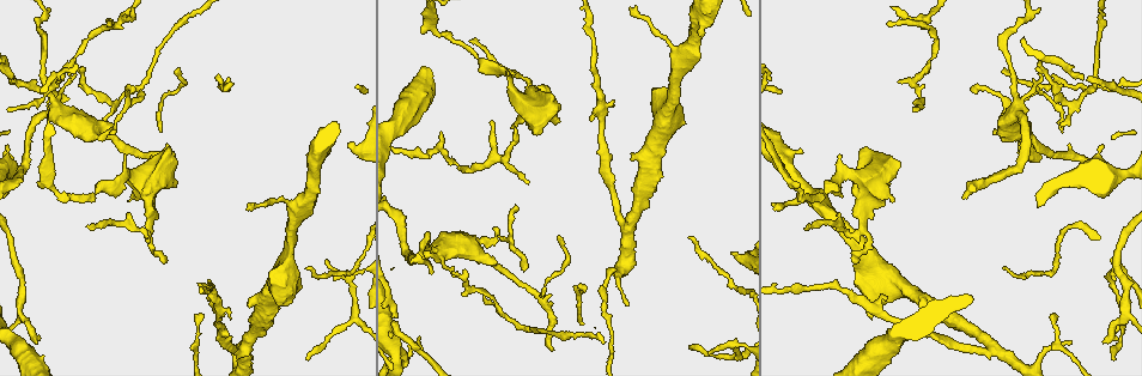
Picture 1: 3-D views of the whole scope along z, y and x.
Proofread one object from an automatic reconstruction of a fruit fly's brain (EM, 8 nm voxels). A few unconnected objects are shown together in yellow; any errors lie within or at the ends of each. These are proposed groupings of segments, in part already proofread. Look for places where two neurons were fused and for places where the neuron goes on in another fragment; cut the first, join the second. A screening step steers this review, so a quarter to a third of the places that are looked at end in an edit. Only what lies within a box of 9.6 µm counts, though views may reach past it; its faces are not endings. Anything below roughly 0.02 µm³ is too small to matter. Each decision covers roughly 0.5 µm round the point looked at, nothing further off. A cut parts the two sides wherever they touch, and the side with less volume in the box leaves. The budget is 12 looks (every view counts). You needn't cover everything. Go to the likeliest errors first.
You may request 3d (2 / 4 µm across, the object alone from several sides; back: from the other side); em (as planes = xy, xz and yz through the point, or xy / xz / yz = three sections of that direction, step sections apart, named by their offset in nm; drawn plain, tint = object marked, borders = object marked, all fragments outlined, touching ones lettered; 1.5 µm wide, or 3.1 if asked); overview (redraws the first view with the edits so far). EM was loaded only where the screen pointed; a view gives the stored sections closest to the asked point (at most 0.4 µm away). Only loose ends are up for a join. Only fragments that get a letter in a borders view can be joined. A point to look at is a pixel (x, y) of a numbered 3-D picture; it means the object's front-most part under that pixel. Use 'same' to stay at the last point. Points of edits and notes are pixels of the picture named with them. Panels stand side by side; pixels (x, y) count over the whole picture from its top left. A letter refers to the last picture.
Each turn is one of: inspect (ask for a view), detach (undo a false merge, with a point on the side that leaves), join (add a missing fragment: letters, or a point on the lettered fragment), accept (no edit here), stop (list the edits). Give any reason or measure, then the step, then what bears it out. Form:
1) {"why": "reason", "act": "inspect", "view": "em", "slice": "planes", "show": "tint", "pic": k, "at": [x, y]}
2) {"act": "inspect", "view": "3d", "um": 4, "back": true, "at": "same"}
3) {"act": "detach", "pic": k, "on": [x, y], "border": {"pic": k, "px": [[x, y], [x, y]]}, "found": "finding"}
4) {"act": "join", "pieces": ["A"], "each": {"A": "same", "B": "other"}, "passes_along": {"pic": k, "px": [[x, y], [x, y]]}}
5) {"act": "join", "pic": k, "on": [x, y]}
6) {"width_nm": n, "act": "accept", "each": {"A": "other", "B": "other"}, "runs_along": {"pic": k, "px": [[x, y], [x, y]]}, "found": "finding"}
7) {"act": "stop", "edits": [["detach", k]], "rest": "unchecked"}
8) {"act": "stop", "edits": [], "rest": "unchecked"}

{"why": "an open end", "act": "inspect", "view": "3d", "um": 4, "pic": 1, "at": [420, 337]}

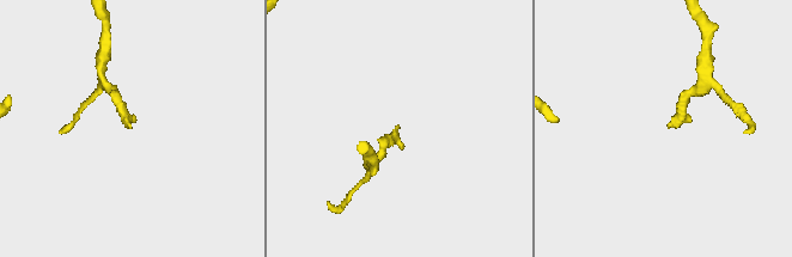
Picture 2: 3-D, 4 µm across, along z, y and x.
{"why": "need the tissue", "act": "inspect", "view": "em", "slice": "planes", "show": "borders", "pic": 2, "at": [398, 124]}

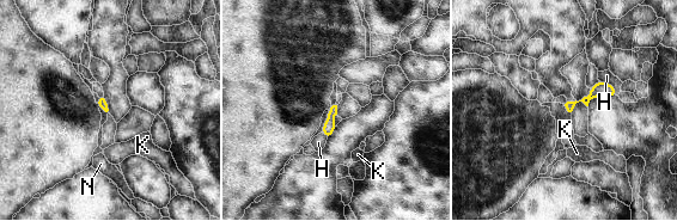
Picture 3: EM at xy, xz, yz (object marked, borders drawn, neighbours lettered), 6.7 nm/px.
{"act": "accept", "each": {"H": "other", "K": "other", "N": "other"}, "runs_along": {"pic": 3, "px": [[613, 92], [595, 92], [568, 105]]}, "found": "no lettered fragment goes on from it"}

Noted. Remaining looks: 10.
{"why": "tapers out", "act": "inspect", "view": "3d", "um": 2, "pic": 1, "at": [628, 306]}

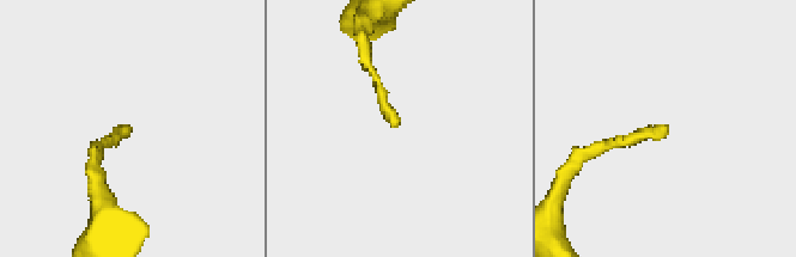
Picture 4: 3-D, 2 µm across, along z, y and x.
{"why": "shape alone is not enough", "act": "inspect", "view": "em", "slice": "planes", "show": "borders", "pic": 4, "at": [666, 130]}

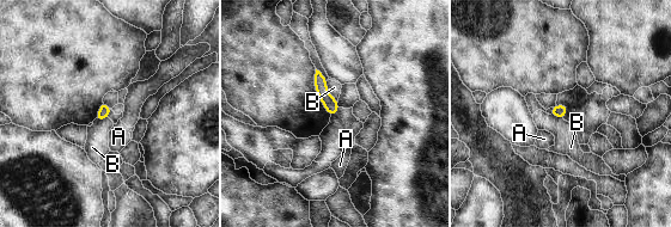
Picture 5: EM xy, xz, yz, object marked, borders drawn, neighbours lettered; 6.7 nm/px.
{"act": "accept", "each": {"A": "other", "B": "other"}, "border": {"pic": 5, "px": [[327, 80], [329, 93], [337, 102]]}, "found": "no lettered fragment goes on from it"}

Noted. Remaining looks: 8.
{"why": "stops while still wide", "act": "inspect", "view": "3d", "um": 4, "pic": 1, "at": [556, 123]}

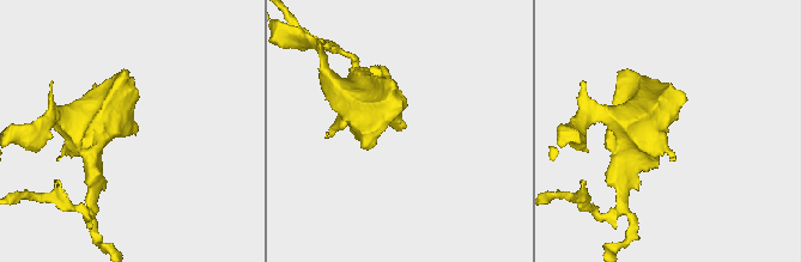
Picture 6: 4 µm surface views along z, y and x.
{"act": "inspect", "view": "em", "slice": "planes", "show": "plain", "pic": 6, "at": [668, 132]}

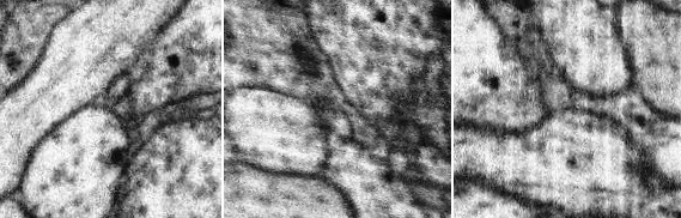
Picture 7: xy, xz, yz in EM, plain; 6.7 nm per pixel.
{"act": "inspect", "view": "em", "slice": "planes", "show": "borders", "at": "same"}

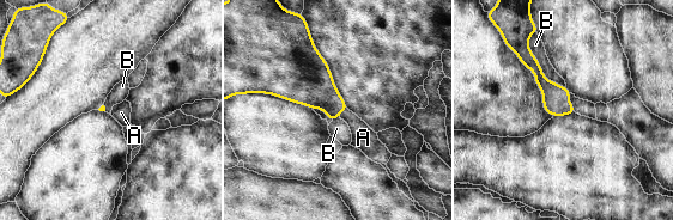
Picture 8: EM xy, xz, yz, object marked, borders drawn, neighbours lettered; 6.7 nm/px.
{"longest_contact_nm": ["B", 400], "act": "join", "pieces": ["A"], "each": {"A": "same", "B": "other"}, "passes_along": {"pic": 8, "px": [[314, 86], [341, 111], [363, 138]]}, "found": "it goes on there"}

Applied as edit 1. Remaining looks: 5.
{"why": "sharp bend", "act": "inspect", "view": "em", "slice": "yz", "step": 4, "show": "tint", "pic": 1, "at": [81, 67]}

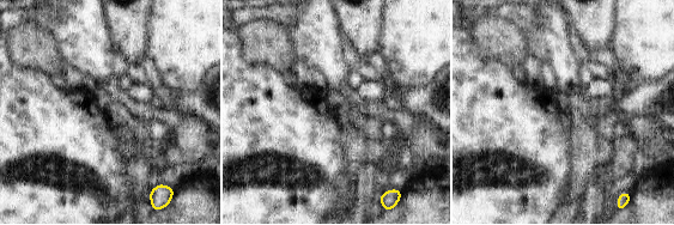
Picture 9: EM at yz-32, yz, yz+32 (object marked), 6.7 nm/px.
{"act": "inspect", "view": "em", "slice": "planes", "show": "tint", "at": "same"}

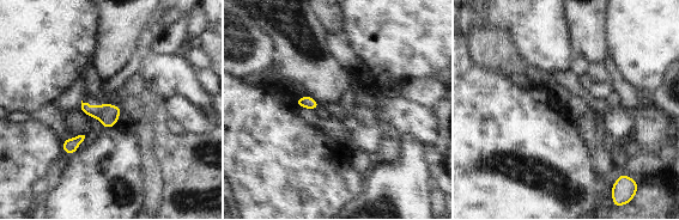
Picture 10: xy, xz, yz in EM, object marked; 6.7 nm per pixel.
{"why": "what lies round it", "act": "inspect", "view": "em", "slice": "planes", "show": "borders", "at": "same"}

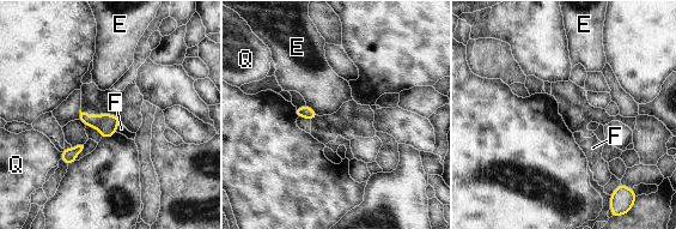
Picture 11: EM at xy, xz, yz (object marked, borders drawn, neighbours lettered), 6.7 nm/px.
{"longest_contact_nm": ["E", 120], "act": "accept", "each": {"E": "other", "F": "other", "Q": "other"}, "border": {"pic": 11, "px": [[306, 104], [318, 115]]}, "found": "all the same neuron"}

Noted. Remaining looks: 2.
{"act": "stop", "edits": [["join", 8]], "rest": "unchecked"}

